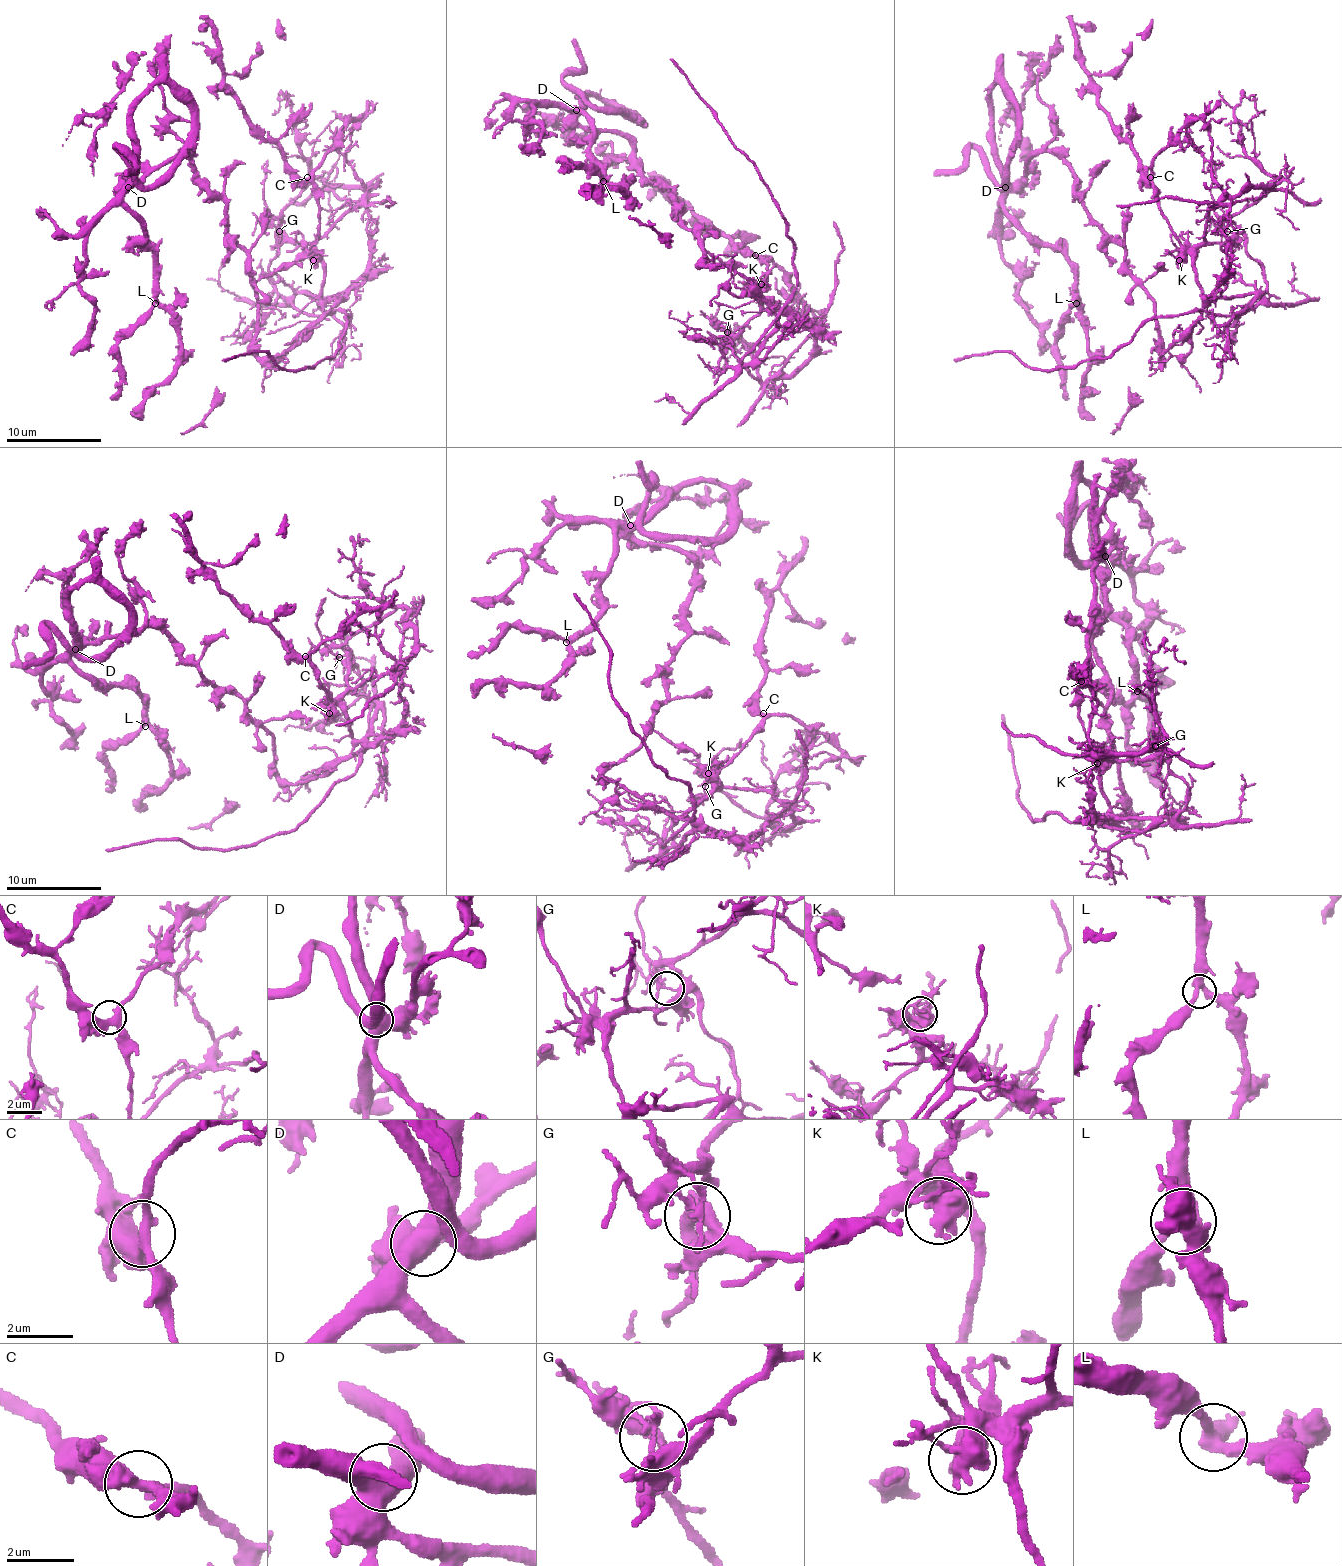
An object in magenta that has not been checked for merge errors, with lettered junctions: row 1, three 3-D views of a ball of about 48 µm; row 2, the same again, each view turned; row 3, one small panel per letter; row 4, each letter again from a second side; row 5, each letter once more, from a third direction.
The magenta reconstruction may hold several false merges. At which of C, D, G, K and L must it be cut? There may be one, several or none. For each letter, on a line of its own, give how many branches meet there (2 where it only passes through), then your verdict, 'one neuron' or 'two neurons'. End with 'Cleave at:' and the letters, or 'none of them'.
C: branches 3; one neuron
D: branches 3; one neuron
G: branches 4; two neurons
K: branches 3; two neurons
L: branches 3; one neuron
Cleave at: G, K

